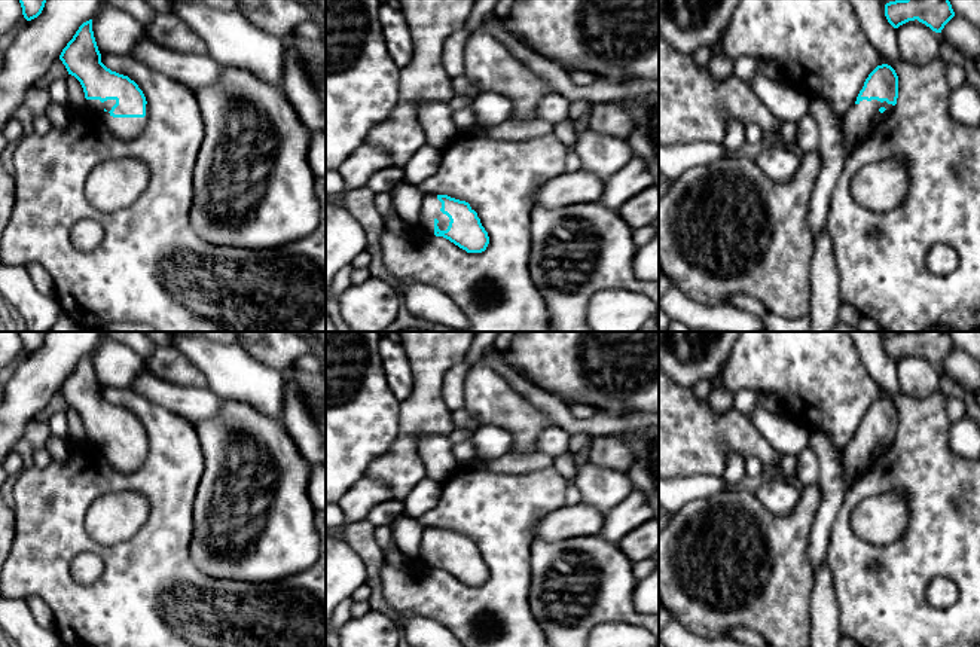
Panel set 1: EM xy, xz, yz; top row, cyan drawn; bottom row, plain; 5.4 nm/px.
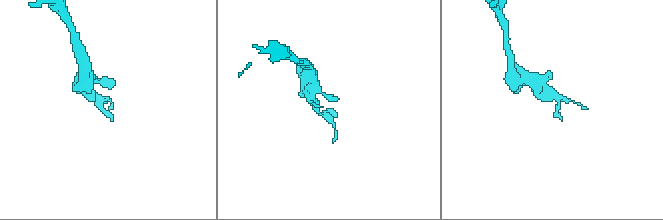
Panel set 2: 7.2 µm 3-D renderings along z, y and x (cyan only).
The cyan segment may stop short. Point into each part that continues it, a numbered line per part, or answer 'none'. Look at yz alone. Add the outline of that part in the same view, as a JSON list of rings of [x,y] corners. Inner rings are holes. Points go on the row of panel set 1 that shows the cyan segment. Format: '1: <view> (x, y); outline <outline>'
1: yz (863, 119); outline [[[863,100],[843,115],[843,152],[852,155],[892,113],[895,106],[886,101]]]

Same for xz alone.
1: xz (430, 205); outline [[[434,193],[422,195],[421,201],[421,216],[418,225],[428,234],[434,235],[434,220],[437,219],[439,229],[446,231],[449,226],[449,217],[440,211],[442,202],[437,199]]]

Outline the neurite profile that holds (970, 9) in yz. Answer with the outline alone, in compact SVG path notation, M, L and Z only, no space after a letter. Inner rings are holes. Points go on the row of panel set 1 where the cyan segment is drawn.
M949 0L955 15L965 18L980 30L980 0Z

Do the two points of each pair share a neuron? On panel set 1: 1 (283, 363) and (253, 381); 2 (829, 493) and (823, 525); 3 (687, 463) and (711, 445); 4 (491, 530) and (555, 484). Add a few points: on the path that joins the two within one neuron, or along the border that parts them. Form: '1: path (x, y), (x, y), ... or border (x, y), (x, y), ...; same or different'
1: border (244, 348), (255, 359), (284, 375); different
2: path (829, 500), (824, 518); same
3: path (693, 457), (705, 445); same
4: path (507, 513), (519, 501), (539, 493); same

